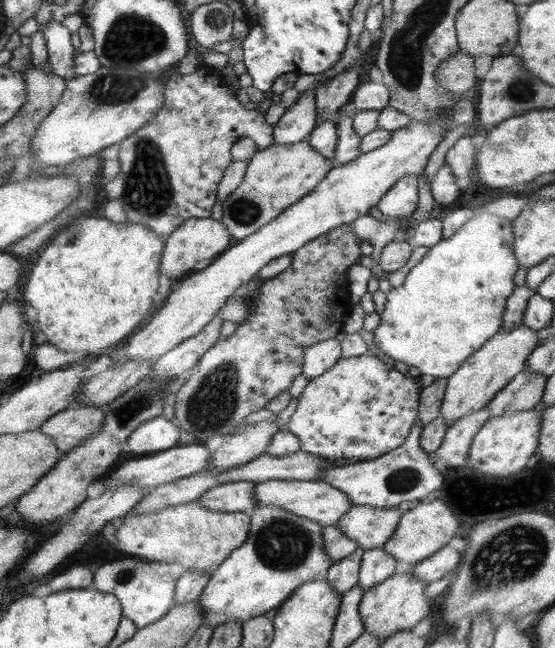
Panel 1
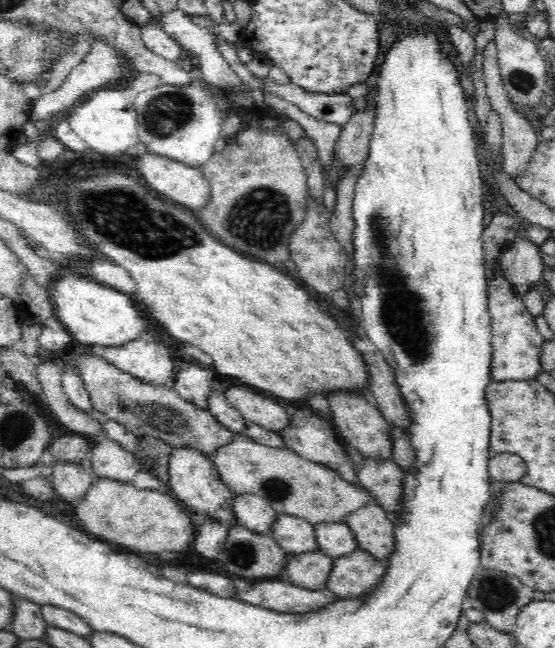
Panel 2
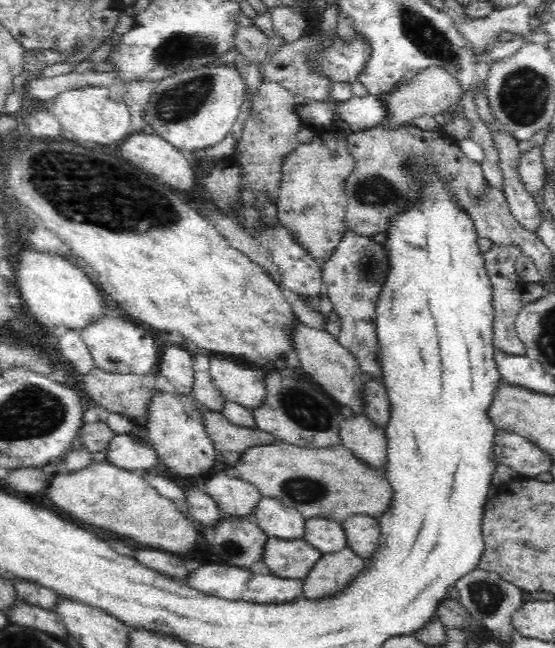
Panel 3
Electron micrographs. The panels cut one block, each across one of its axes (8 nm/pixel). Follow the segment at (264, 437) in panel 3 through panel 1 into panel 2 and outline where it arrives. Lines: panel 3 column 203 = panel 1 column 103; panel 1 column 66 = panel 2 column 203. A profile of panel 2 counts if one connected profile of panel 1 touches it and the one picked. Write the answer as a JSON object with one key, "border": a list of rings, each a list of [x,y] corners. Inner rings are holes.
{"border":[[[86,356],[78,360],[76,367],[90,395],[93,409],[103,412],[108,419],[122,424],[136,436],[152,435],[172,445],[172,448],[190,447],[210,454],[238,435],[220,423],[210,411],[183,399],[175,389],[142,381],[102,357]]]}

